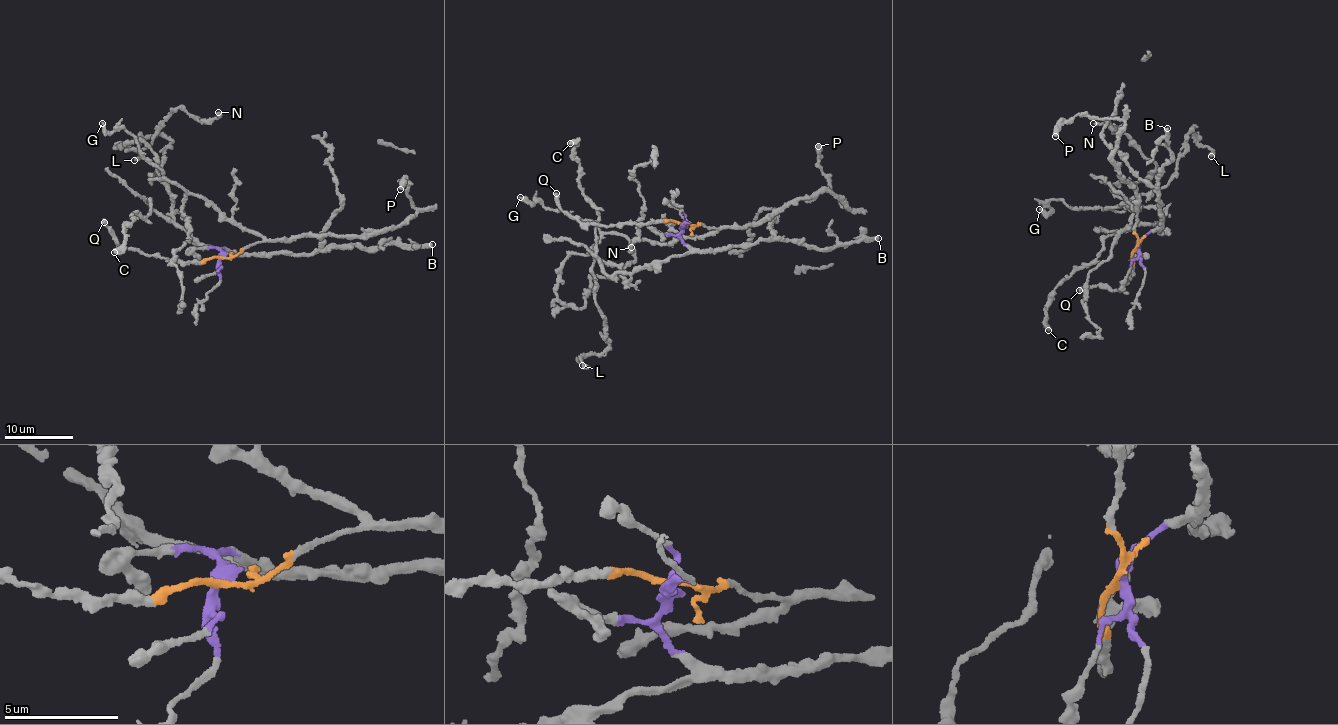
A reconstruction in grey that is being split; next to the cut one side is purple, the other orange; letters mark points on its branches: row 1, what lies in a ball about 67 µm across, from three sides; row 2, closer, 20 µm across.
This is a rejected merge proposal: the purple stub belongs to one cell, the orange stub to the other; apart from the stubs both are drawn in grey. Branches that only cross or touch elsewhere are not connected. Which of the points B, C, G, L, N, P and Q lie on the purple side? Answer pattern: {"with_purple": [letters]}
{"with_purple": ["B", "C", "N"]}

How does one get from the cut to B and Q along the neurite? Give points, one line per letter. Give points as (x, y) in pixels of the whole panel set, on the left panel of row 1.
B: (221, 257), (220, 250), (225, 249), (260, 256), (314, 254), (330, 247), (379, 249), (432, 244)
Q: (221, 258), (172, 261), (140, 254), (137, 250), (120, 248), (106, 221), (103, 222)

